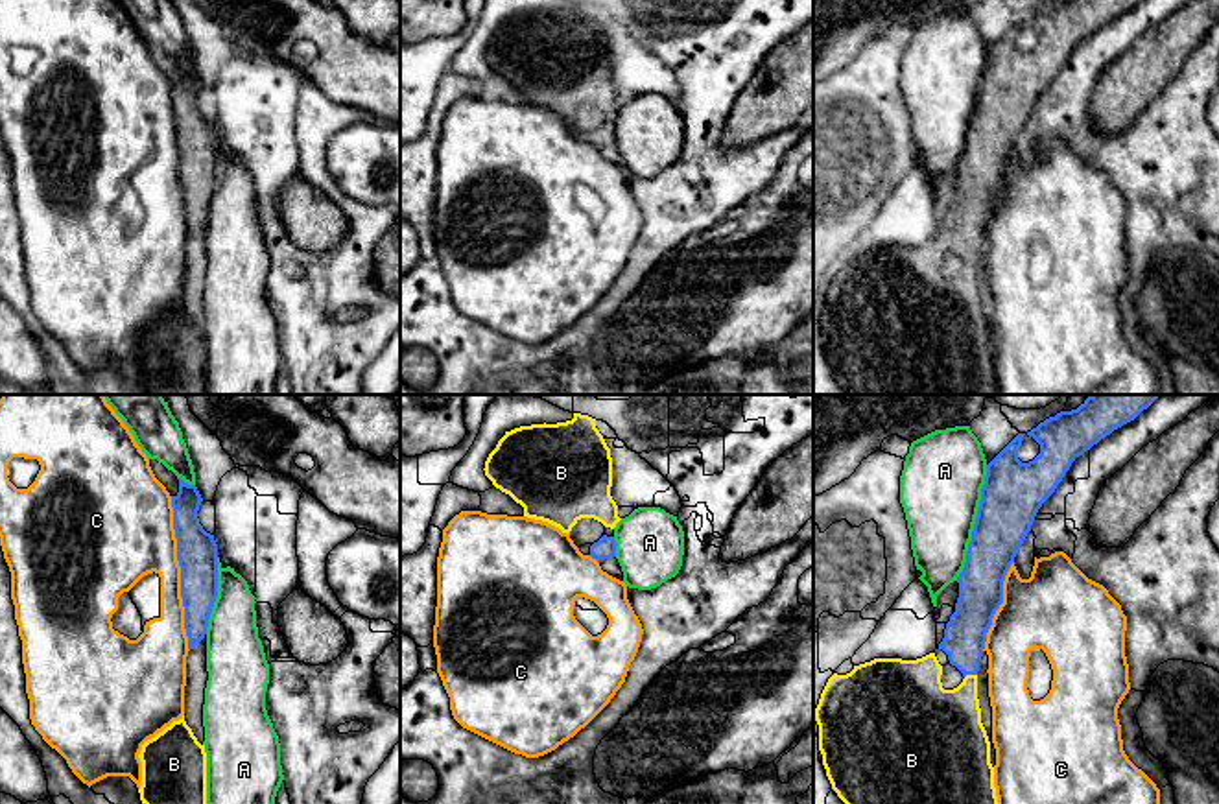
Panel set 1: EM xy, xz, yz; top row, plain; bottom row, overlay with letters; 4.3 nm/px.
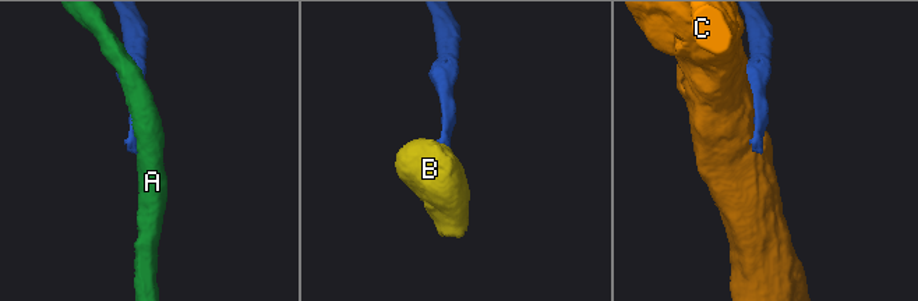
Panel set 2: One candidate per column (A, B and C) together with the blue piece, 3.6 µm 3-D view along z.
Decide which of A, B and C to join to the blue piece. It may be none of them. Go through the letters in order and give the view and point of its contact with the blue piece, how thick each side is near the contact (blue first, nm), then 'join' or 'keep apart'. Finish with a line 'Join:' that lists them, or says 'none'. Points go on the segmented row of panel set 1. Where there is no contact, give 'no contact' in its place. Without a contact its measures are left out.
A: meets blue in yz at (976, 522); 260 nm thick on the blue side, 360 nm on the other; keep apart
B: meets blue in yz at (970, 673); 190 nm thick on the blue side, 300 nm on the other; join
C: meets blue in xy at (181, 574); 180 nm thick on the blue side, 320 nm on the other; keep apart
Join: B

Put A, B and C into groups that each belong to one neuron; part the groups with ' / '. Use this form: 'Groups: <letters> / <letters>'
Groups: A / B / C

